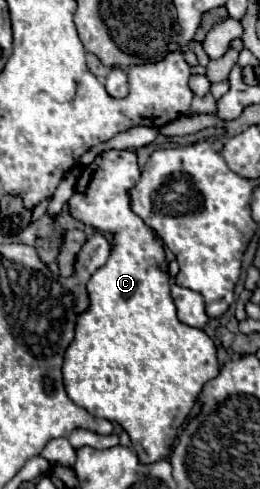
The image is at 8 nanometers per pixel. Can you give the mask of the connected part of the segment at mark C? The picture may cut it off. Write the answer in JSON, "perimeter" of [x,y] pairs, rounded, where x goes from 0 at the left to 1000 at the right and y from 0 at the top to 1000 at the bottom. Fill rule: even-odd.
{"perimeter":[[[427,307],[427,311],[404,311],[404,315],[381,315],[365,323],[358,335],[342,335],[327,344],[327,352],[304,360],[296,376],[288,376],[288,397],[265,405],[265,438],[319,454],[327,462],[358,466],[358,470],[381,470],[381,474],[404,474],[427,483],[427,519],[419,519],[419,532],[404,544],[388,544],[335,577],[335,601],[342,601],[342,630],[319,638],[319,642],[296,642],[296,663],[288,663],[288,691],[281,699],[265,703],[265,712],[250,716],[250,736],[242,736],[242,781],[250,781],[250,798],[258,798],[258,810],[312,834],[327,834],[342,847],[358,851],[381,851],[381,855],[412,855],[427,863],[458,863],[481,883],[496,888],[527,928],[535,928],[535,941],[573,949],[573,945],[604,945],[604,941],[627,941],[650,933],[658,916],[665,916],[665,904],[673,904],[673,892],[665,892],[665,879],[688,875],[719,847],[735,843],[773,793],[788,781],[804,781],[819,769],[835,769],[842,761],[842,744],[835,744],[835,728],[827,728],[827,703],[819,695],[765,671],[735,671],[719,663],[704,663],[688,650],[681,650],[681,634],[673,634],[673,622],[658,613],[658,593],[650,593],[650,560],[619,552],[619,536],[635,532],[635,503],[627,503],[627,491],[604,483],[604,474],[588,466],[573,466],[527,438],[512,438],[512,429],[496,425],[496,409],[488,409],[488,389],[504,380],[519,380],[542,364],[542,348],[535,348],[535,335],[527,335],[527,315],[512,307]]]}

